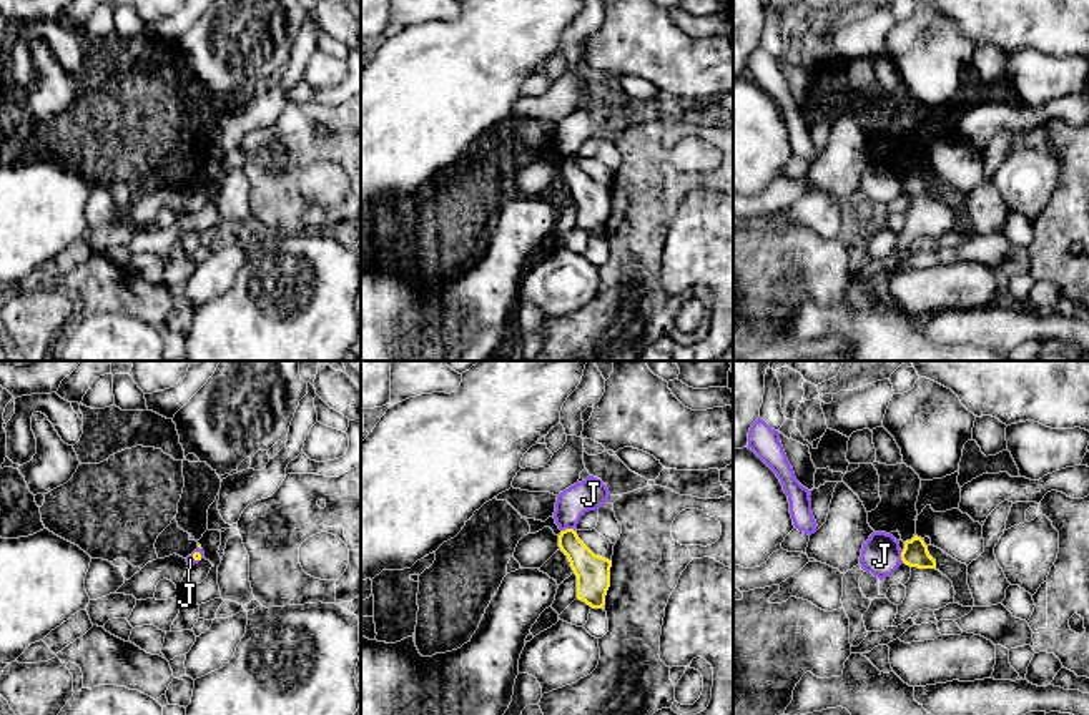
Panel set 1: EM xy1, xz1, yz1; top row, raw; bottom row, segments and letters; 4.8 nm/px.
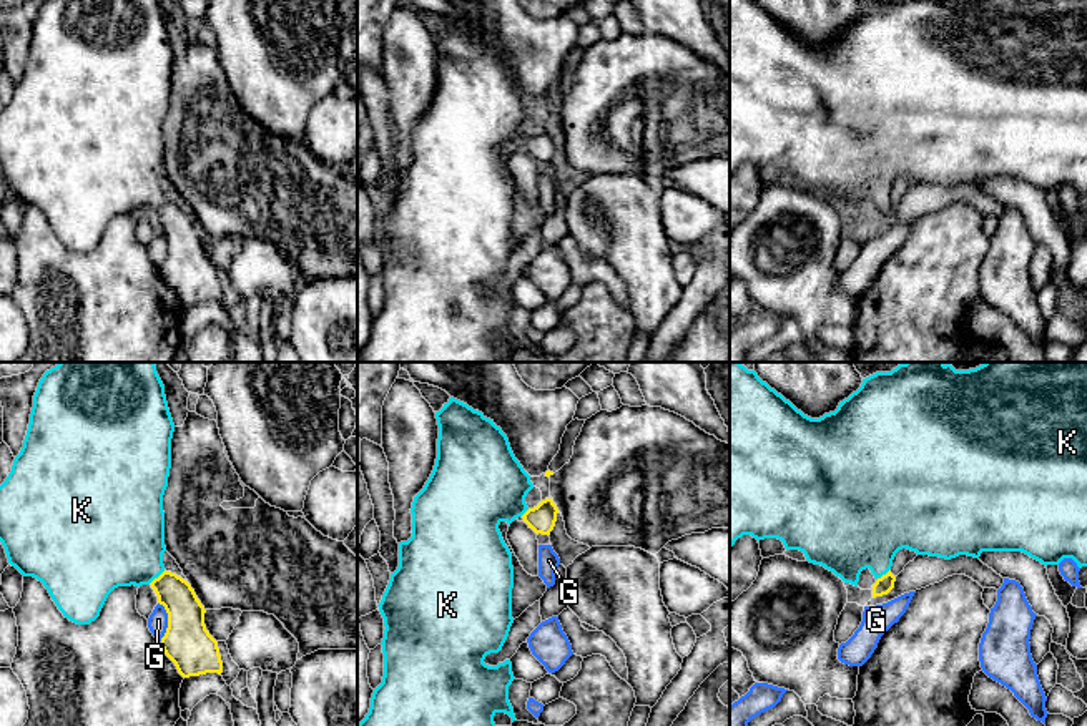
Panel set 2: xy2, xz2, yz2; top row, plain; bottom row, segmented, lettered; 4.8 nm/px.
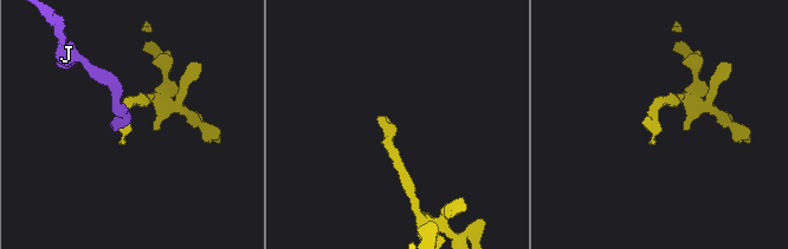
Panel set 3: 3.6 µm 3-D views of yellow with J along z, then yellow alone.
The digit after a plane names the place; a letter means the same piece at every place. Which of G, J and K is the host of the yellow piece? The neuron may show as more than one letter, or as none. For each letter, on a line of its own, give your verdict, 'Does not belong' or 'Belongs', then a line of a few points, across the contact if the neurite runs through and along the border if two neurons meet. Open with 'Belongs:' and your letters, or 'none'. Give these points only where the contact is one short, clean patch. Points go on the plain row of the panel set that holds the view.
Belongs: K
G: Does not belong. Line: xy2 (158, 230), (167, 241), (167, 259), (160, 268)
J: Does not belong. Line: xz1 (574, 157), (562, 158)
K: Belongs. Line: xy2 (185, 240), (178, 225), (158, 205), (120, 170)

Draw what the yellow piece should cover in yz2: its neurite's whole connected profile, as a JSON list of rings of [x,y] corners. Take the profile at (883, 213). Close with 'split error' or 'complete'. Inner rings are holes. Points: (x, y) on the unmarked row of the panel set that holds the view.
[[[730,0],[730,176],[743,163],[753,166],[778,166],[786,178],[799,178],[806,188],[833,199],[844,211],[858,214],[859,203],[869,196],[876,206],[873,226],[888,223],[894,216],[896,204],[891,201],[893,188],[903,176],[917,183],[939,186],[956,186],[967,183],[979,186],[982,179],[1022,179],[1042,193],[1059,193],[1064,186],[1072,186],[1079,196],[1087,194],[1087,0],[876,0],[863,7],[861,15],[839,30],[834,40],[819,47],[811,47],[798,38],[789,28],[763,10],[756,0]]] | split error

